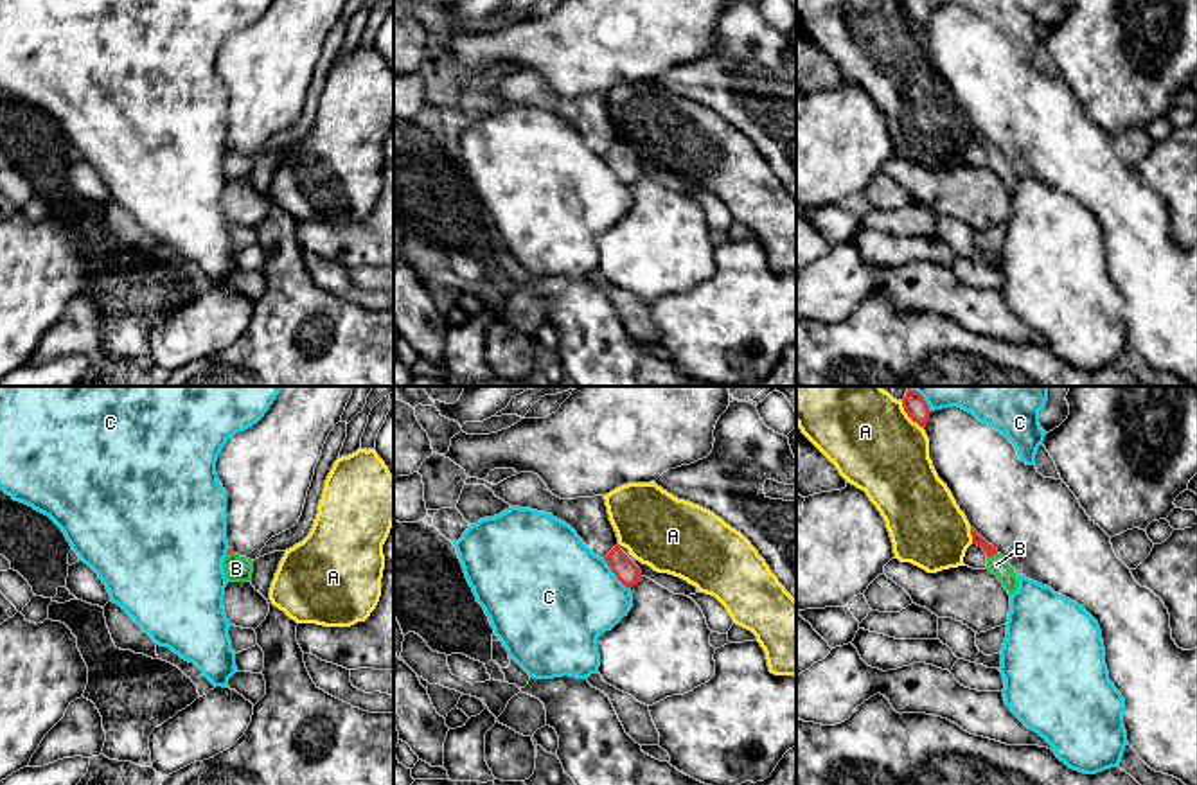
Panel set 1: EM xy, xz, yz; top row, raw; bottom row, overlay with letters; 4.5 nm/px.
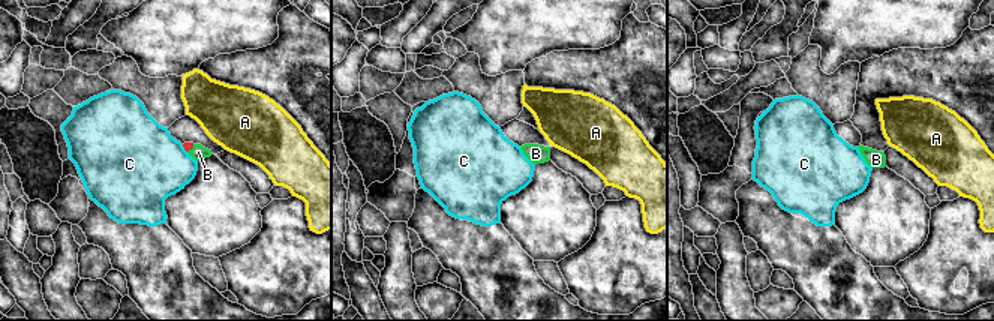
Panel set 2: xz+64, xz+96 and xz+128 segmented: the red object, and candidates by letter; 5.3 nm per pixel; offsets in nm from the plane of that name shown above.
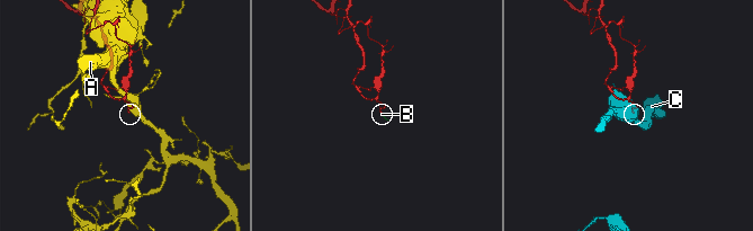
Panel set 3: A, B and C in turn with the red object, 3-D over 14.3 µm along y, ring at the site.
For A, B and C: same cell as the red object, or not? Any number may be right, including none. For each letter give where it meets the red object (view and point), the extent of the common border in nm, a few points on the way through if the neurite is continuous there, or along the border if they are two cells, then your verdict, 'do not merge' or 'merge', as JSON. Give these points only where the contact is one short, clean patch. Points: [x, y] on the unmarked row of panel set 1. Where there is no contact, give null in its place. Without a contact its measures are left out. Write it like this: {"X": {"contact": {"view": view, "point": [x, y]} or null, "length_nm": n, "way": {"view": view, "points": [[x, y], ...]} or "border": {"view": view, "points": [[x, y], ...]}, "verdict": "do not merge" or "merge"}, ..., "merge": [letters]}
{"A": {"contact": {"view": "yz", "point": [910, 15]}, "length_nm": 160, "verdict": "do not merge"}, "B": {"contact": {"view": "yz", "point": [991, 153]}, "length_nm": 50, "way": {"view": "yz", "points": [[976, 137], [991, 153], [996, 162]]}, "verdict": "merge"}, "C": {"contact": {"view": "xz", "point": [615, 171]}, "length_nm": 190, "verdict": "do not merge"}, "merge": ["B"]}

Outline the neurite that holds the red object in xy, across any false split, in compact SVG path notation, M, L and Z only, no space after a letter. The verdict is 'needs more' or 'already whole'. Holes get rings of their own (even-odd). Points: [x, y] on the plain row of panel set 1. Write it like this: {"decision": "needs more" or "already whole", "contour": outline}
{"decision": "needs more", "contour": "M230 146L223 156L223 169L228 180L250 180L253 158L234 151Z"}

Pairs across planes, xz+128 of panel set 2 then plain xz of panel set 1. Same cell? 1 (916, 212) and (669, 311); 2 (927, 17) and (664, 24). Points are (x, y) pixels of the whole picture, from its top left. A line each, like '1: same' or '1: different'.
1: different
2: same

